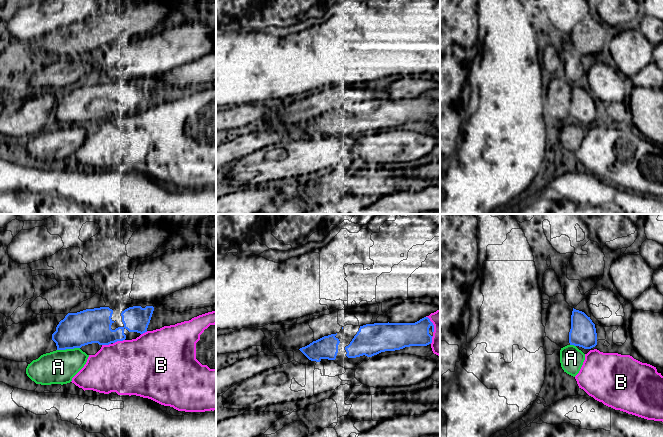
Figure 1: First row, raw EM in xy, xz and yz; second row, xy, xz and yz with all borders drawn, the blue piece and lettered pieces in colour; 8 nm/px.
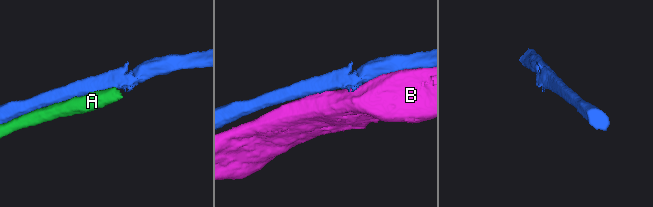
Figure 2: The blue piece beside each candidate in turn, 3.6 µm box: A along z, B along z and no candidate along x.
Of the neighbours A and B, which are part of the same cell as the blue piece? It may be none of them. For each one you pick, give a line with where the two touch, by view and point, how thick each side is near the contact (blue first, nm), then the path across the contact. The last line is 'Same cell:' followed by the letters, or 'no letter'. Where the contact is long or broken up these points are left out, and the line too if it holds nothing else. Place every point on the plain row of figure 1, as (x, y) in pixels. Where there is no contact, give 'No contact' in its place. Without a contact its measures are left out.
Same cell: no letter

